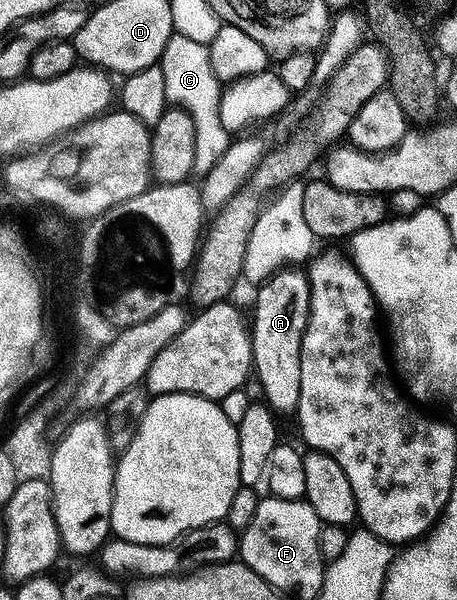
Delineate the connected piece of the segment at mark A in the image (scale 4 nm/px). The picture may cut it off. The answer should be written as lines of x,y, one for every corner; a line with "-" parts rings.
283,269
260,286
255,303
255,319
251,321
252,345
254,347
255,377
264,389
264,400
276,416
294,416
301,397
301,347
304,333
311,317
311,283
306,272
299,269

